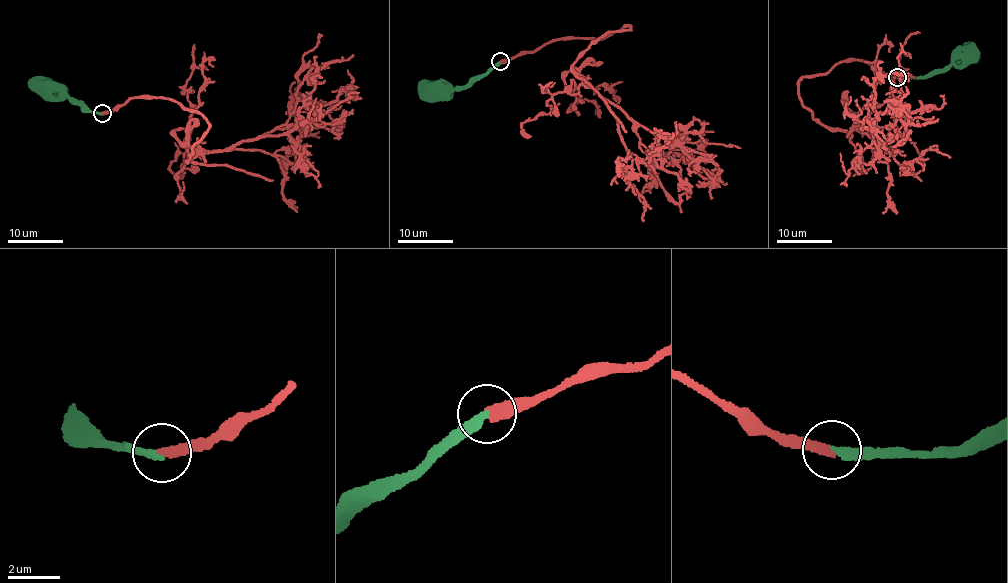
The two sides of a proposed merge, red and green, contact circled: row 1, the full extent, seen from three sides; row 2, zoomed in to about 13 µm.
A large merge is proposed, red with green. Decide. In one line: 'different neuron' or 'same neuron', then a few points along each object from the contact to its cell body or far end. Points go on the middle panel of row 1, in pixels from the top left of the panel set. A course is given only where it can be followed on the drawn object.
same neuron; course red (500, 61), (630, 27), (608, 31), (572, 70), (646, 128), (702, 140), (727, 183); course green (500, 61), (463, 86), (428, 90)

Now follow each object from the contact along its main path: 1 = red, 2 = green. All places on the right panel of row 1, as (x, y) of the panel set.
1: (897, 77), (852, 59), (804, 76), (798, 94), (834, 130), (869, 131), (873, 81), (906, 73)
2: (897, 77), (932, 75), (945, 68), (963, 49), (970, 51)

